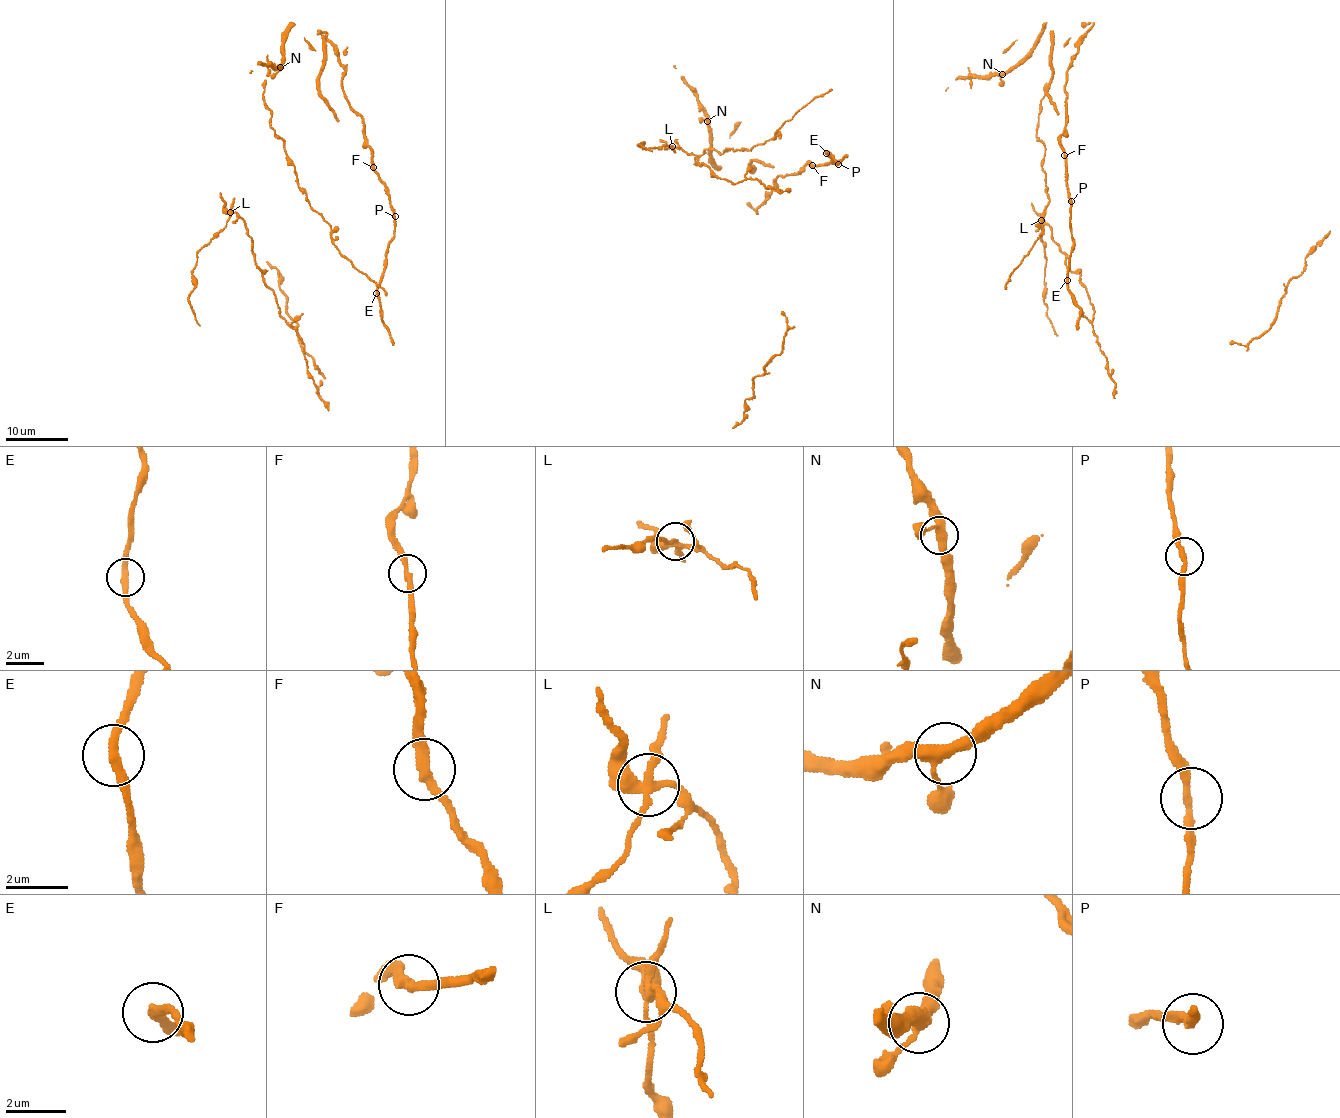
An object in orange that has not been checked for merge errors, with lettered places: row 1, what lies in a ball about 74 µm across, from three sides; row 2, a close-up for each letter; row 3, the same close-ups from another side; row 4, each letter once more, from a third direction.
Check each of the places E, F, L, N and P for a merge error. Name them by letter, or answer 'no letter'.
F, L

